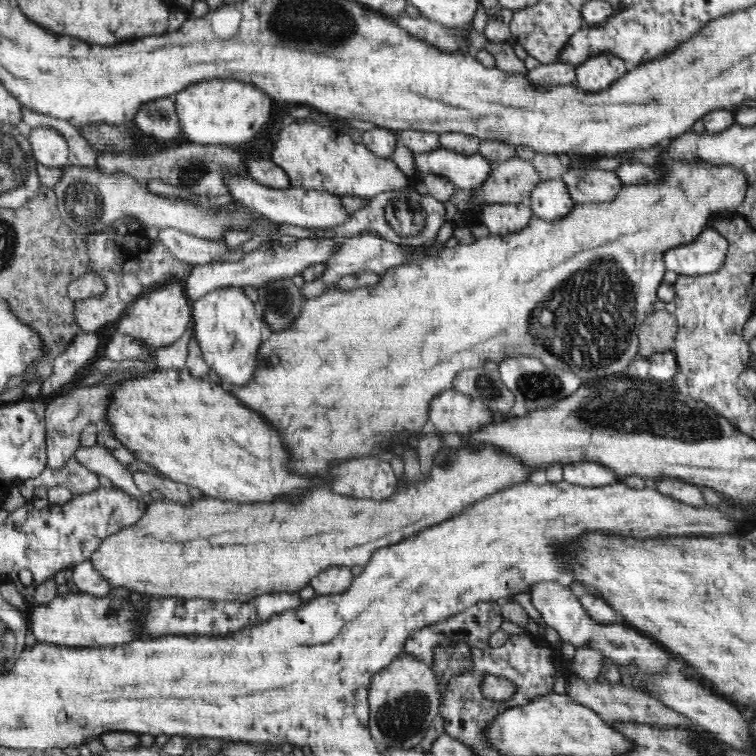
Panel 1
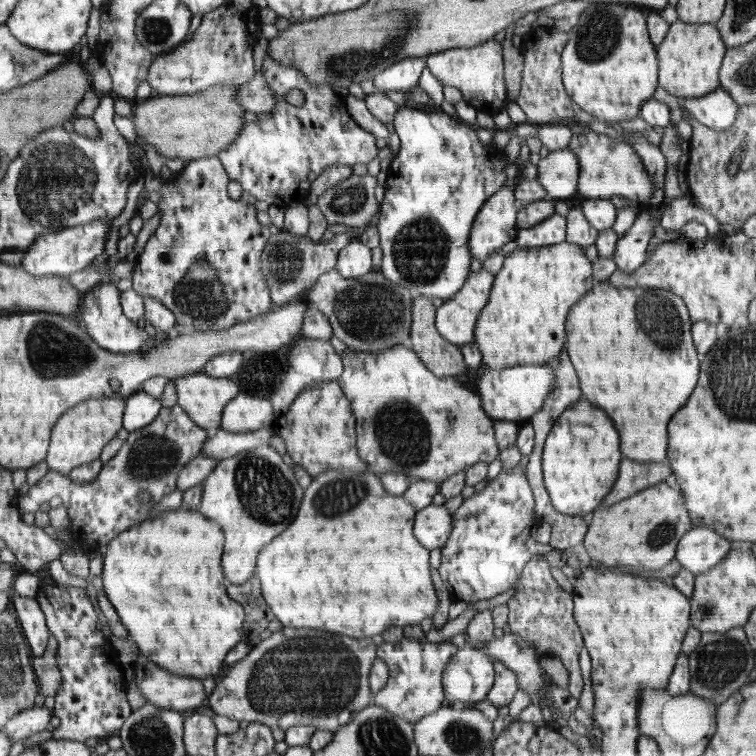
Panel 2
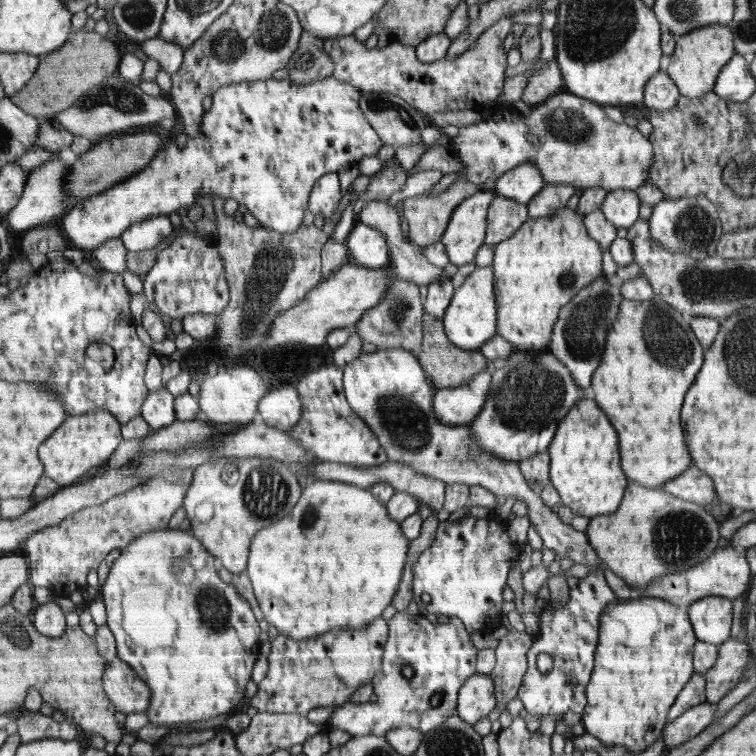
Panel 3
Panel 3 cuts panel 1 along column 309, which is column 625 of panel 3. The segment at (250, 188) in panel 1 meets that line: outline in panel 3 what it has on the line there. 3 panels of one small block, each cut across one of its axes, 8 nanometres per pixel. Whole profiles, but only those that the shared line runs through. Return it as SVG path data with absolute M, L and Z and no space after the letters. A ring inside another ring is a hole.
M616 189L608 191L601 211L616 228L629 229L639 218L640 199L633 190Z

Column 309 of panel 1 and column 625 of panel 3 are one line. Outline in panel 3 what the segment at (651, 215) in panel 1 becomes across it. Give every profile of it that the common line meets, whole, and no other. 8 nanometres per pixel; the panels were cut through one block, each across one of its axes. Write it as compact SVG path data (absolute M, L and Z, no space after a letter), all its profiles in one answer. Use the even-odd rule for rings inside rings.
M660 297L644 302L622 300L618 318L606 334L600 366L593 374L594 390L589 391L620 436L624 474L640 486L662 489L670 478L693 464L684 440L680 408L702 368L703 351L688 318Z

